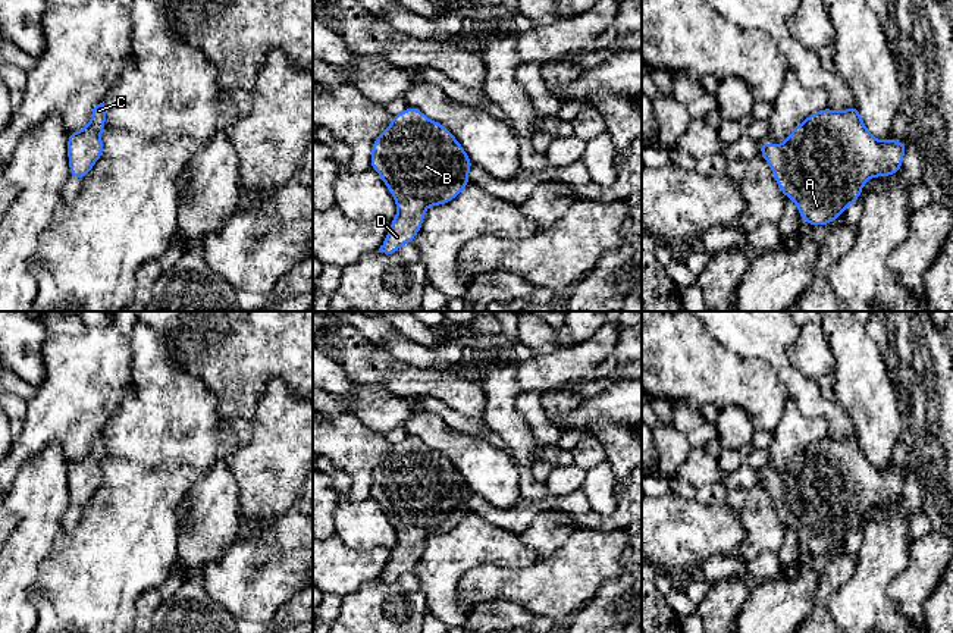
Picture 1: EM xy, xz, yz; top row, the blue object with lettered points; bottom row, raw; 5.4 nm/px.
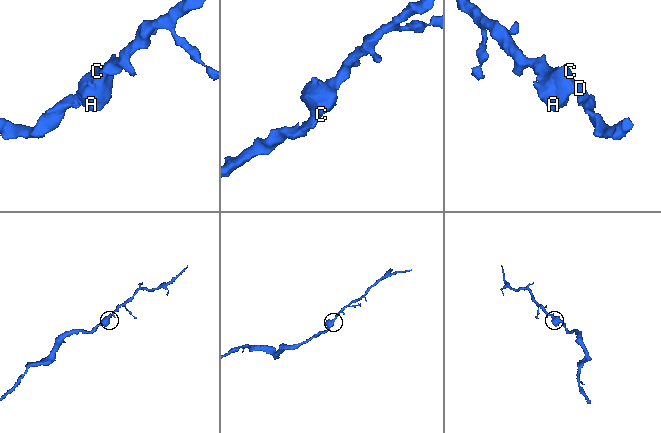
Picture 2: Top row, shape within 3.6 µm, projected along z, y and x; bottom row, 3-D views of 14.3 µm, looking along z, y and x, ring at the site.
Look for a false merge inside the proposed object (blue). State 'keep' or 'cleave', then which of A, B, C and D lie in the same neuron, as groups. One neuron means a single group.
keep | A B C D

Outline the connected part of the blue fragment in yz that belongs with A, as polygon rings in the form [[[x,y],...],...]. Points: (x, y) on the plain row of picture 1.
[[[858,433],[841,441],[825,436],[799,452],[784,471],[774,476],[767,470],[759,473],[780,520],[797,533],[799,546],[812,555],[833,552],[841,545],[859,529],[868,508],[897,502],[907,476],[893,467],[875,469],[862,451]]]

